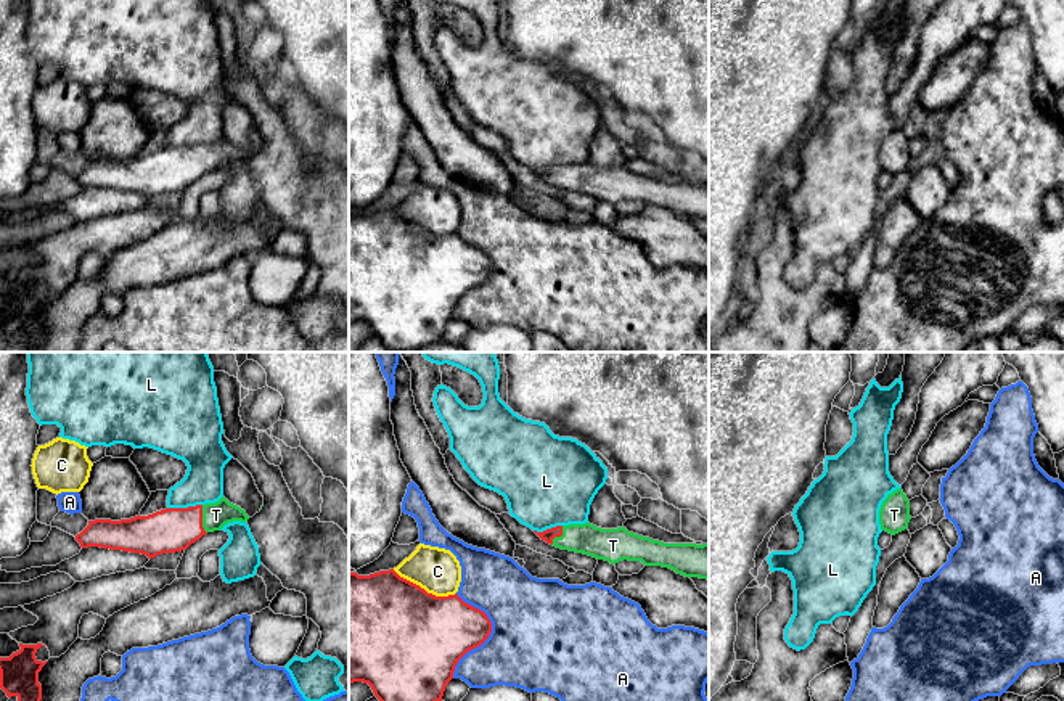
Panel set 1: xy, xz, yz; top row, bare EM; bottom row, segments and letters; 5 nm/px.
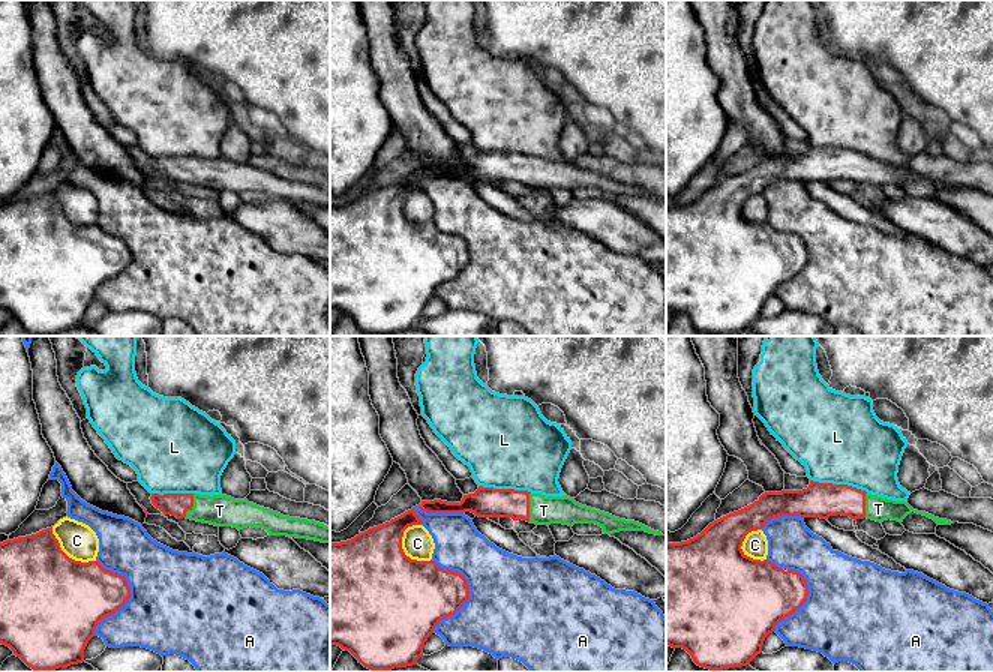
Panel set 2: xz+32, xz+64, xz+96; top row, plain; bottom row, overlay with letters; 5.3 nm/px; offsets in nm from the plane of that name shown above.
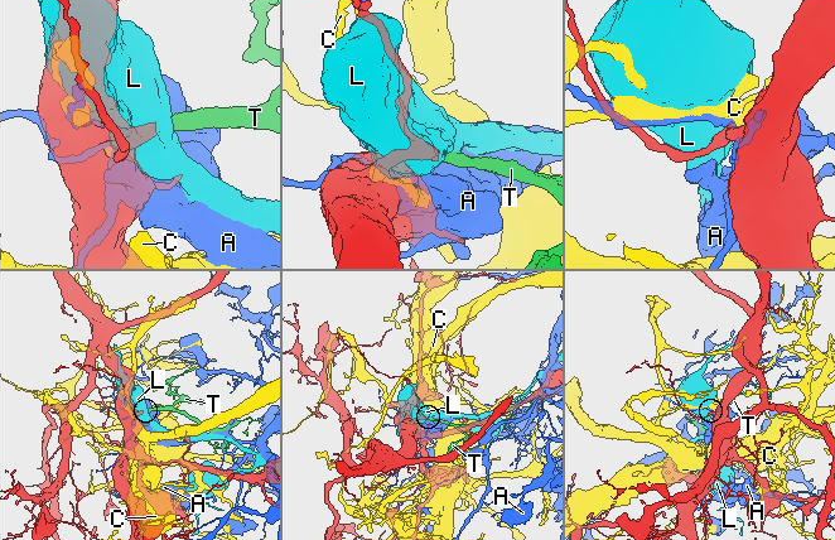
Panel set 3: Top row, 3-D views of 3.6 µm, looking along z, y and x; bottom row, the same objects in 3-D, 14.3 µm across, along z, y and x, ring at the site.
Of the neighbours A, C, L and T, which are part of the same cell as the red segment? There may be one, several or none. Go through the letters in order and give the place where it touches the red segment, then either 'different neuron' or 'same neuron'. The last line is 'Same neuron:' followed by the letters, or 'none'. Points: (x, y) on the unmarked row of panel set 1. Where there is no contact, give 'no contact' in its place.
A: meets red in xz at (489, 274); different neuron
C: meets red in xz at (423, 229); different neuron
L: meets red in xy at (184, 148); different neuron
T: meets red in xy at (201, 159); same neuron
Same neuron: T

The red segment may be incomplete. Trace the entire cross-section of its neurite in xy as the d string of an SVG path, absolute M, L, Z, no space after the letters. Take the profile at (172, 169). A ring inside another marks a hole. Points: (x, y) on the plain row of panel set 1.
M222 137L215 143L188 148L166 148L148 156L111 161L95 159L76 175L82 188L100 187L146 195L186 190L207 172L220 170L233 161L246 162L249 156Z

